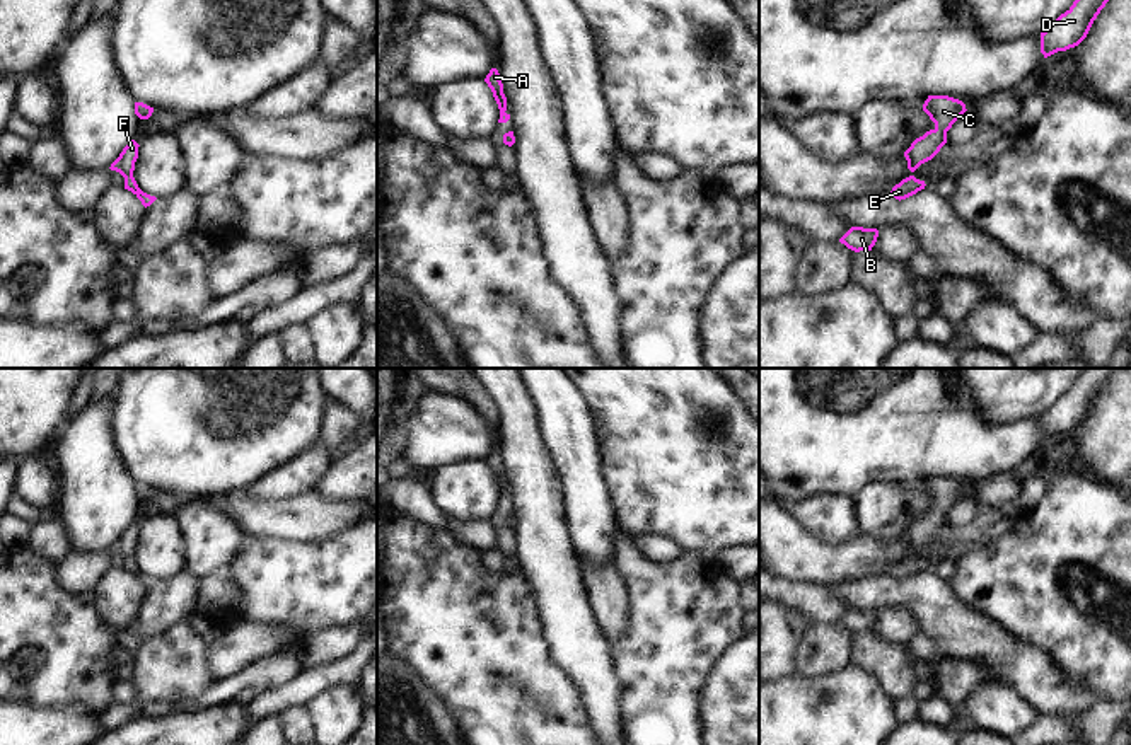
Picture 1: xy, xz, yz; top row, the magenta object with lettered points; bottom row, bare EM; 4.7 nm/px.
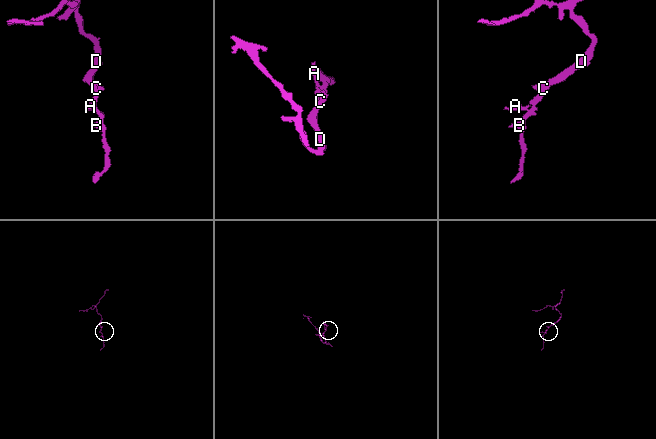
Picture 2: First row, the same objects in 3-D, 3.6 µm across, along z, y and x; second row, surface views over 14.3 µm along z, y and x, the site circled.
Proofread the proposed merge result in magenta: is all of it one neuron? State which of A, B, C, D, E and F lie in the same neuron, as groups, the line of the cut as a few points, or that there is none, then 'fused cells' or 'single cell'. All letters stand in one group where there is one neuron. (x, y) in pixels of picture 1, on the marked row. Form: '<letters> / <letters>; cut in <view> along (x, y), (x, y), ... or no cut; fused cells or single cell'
A B C D E F; no cut; single cell

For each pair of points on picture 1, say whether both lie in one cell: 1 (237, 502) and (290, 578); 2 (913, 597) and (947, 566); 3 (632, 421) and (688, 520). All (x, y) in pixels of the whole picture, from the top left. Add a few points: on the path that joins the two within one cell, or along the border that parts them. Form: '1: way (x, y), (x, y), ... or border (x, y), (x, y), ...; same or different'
1: border (260, 537), (302, 542); different
2: border (935, 571), (949, 583); different
3: way (655, 445), (688, 479), (688, 496); same

